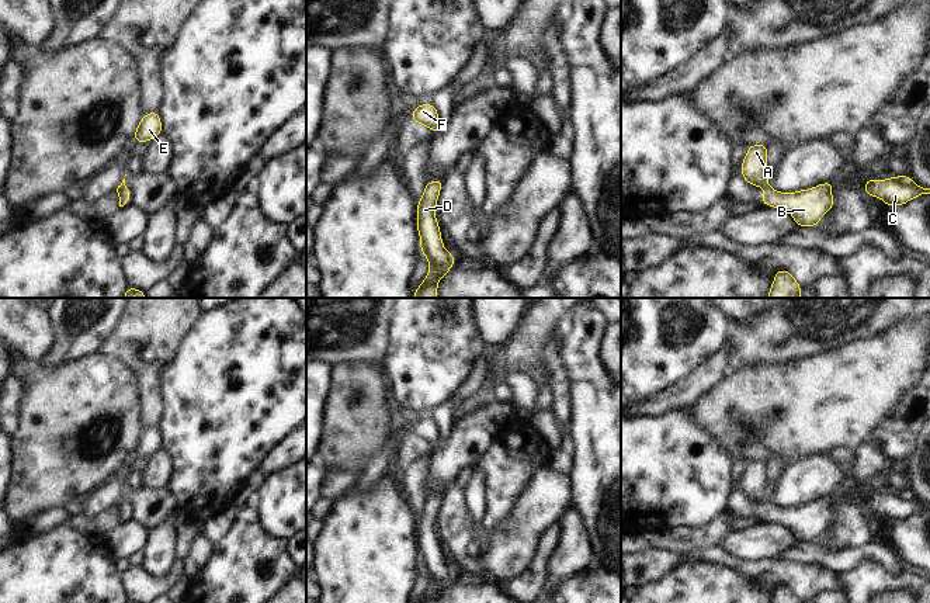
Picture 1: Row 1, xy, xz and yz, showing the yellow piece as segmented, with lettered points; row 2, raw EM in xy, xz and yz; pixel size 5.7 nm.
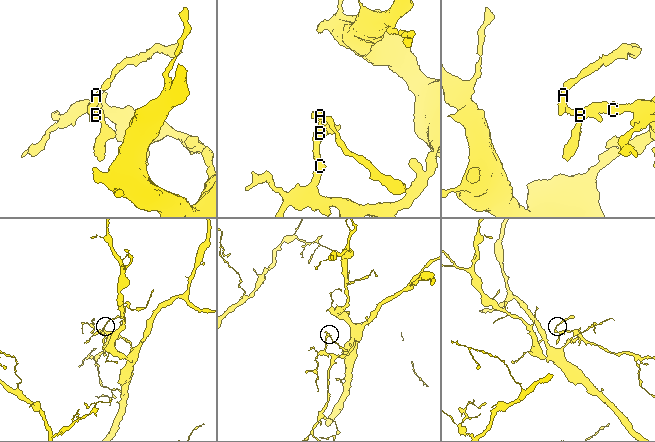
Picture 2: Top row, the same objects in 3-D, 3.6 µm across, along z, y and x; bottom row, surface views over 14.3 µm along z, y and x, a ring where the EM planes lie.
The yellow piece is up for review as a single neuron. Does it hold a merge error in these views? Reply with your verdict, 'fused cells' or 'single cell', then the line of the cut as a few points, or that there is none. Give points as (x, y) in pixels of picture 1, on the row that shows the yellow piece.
fused cells; cut xy (124, 184), (118, 193)

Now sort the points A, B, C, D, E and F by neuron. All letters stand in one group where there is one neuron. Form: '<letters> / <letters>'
A E F / B C D

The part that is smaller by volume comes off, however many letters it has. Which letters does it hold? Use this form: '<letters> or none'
A, E, F

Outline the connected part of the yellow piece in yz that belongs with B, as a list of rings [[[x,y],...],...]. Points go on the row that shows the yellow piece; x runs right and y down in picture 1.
[[[830,181],[797,193],[778,193],[767,186],[761,201],[768,207],[791,212],[798,226],[816,226],[823,214],[833,208],[832,188]]]

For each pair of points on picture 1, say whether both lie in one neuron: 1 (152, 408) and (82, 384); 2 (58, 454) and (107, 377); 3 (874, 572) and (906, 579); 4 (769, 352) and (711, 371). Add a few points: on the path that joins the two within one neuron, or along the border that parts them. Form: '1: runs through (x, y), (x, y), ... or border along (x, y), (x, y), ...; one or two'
1: border along (131, 371), (136, 378), (138, 415), (145, 428); two
2: runs through (72, 435), (76, 423), (97, 397); one
3: runs through (882, 579), (898, 579); one
4: border along (724, 346), (727, 350), (728, 373); two

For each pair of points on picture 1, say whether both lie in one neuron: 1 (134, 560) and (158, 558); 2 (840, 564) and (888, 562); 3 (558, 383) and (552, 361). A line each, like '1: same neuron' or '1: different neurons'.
1: different neurons
2: same neuron
3: same neuron

